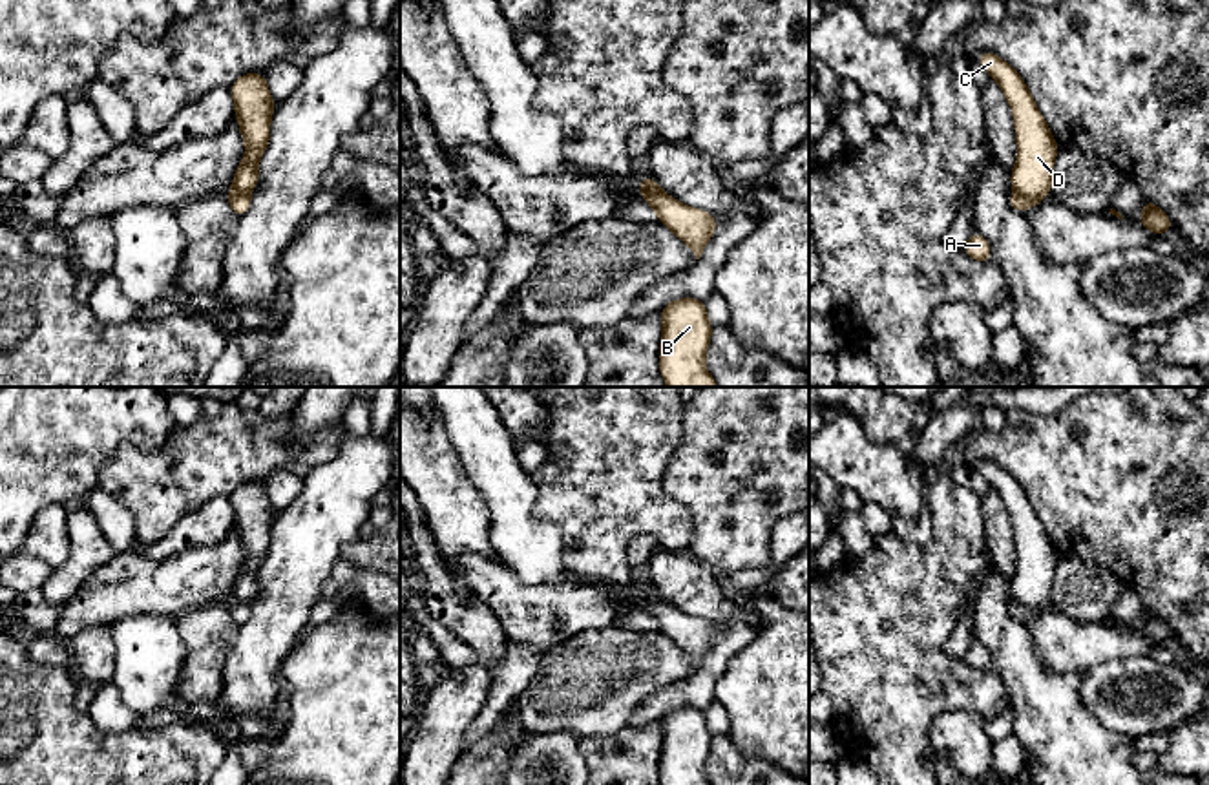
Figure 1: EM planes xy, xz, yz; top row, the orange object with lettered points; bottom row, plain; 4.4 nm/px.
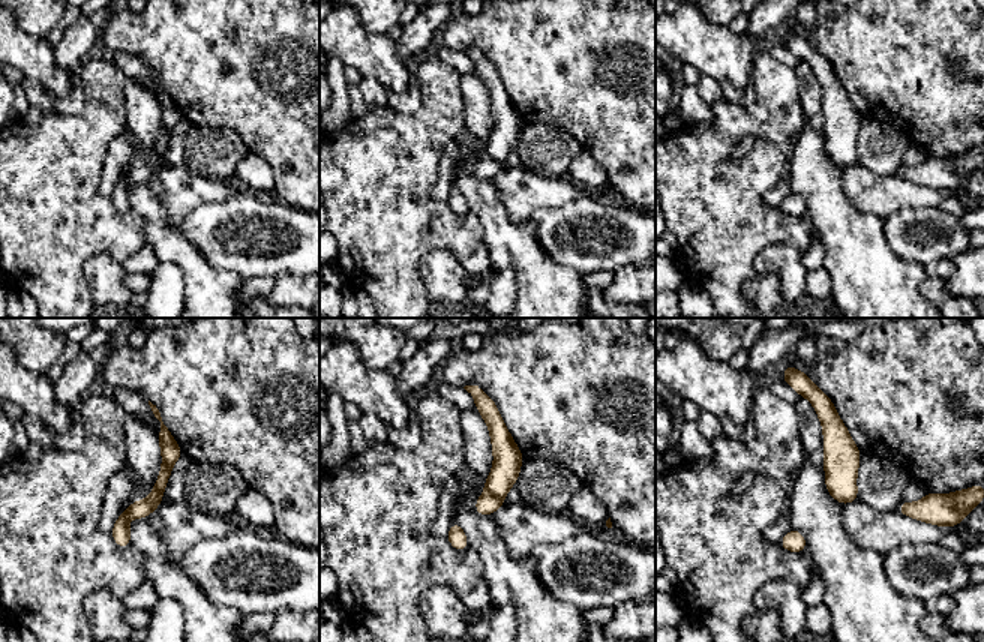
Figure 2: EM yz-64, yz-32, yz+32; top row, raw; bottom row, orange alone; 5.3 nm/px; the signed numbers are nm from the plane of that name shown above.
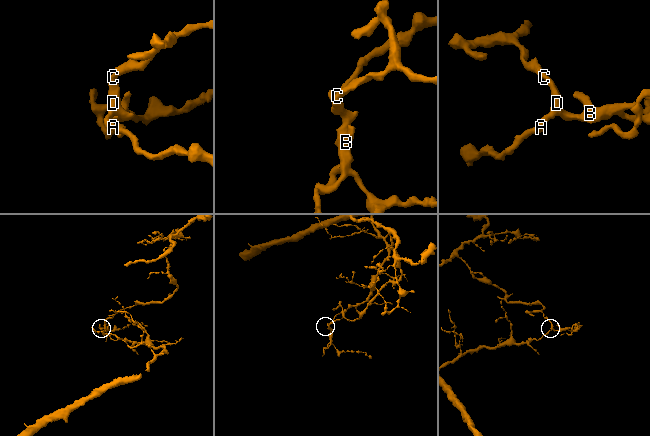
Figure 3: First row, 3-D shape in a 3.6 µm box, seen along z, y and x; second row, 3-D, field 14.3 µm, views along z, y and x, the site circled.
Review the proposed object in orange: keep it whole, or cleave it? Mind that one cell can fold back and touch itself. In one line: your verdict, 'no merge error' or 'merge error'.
merge error

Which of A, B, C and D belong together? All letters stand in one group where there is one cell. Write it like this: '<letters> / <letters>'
A / B C D

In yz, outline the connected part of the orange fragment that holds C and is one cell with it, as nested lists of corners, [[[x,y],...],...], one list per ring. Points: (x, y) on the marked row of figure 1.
[[[990,51],[979,53],[975,60],[1001,86],[1014,111],[1017,161],[1010,183],[1017,195],[1036,206],[1046,194],[1052,194],[1052,170],[1059,146],[1021,75]]]

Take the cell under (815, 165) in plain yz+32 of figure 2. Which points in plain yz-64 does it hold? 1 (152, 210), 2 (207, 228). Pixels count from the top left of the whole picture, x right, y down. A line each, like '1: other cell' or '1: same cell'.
1: same cell
2: other cell

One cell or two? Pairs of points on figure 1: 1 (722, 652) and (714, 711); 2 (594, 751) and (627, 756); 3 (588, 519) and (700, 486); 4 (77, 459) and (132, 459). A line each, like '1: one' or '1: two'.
1: two
2: one
3: two
4: two

